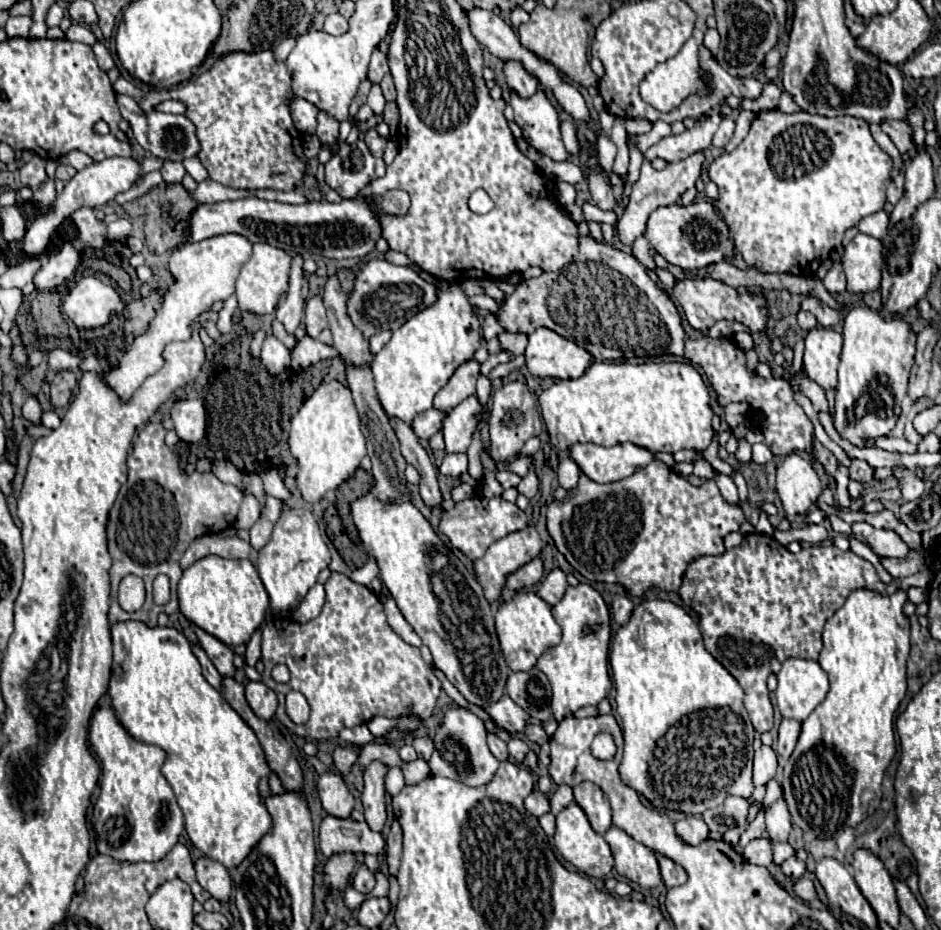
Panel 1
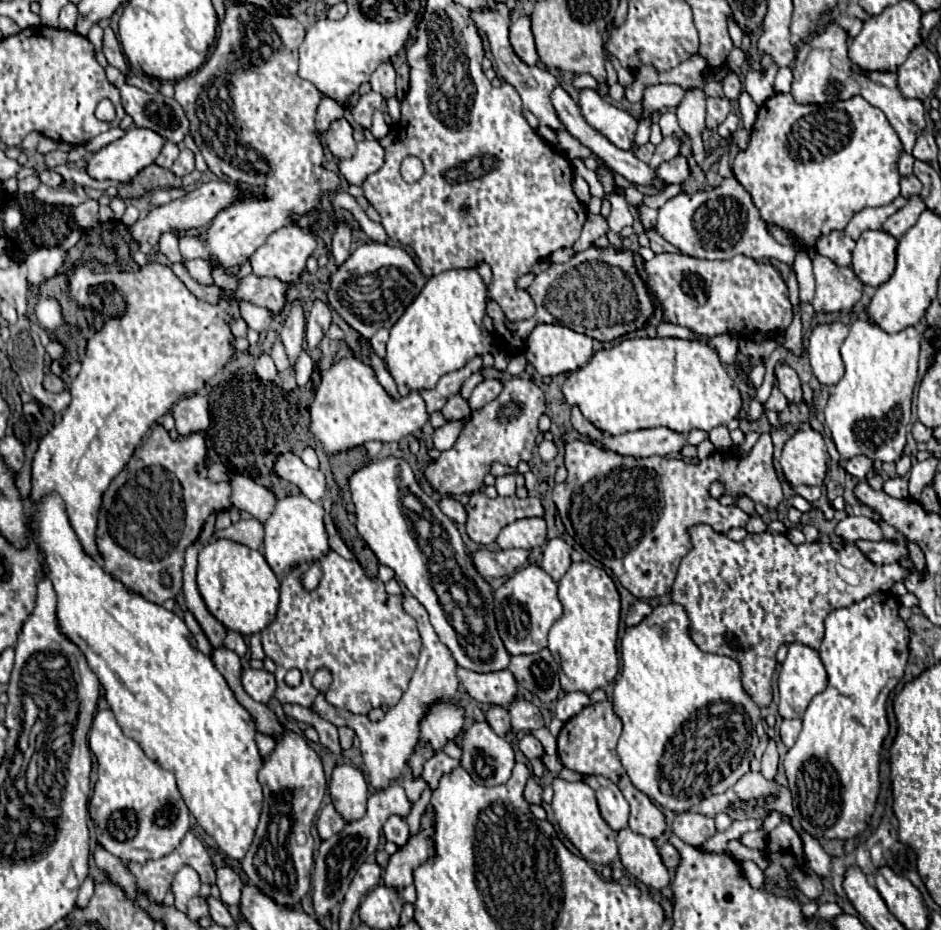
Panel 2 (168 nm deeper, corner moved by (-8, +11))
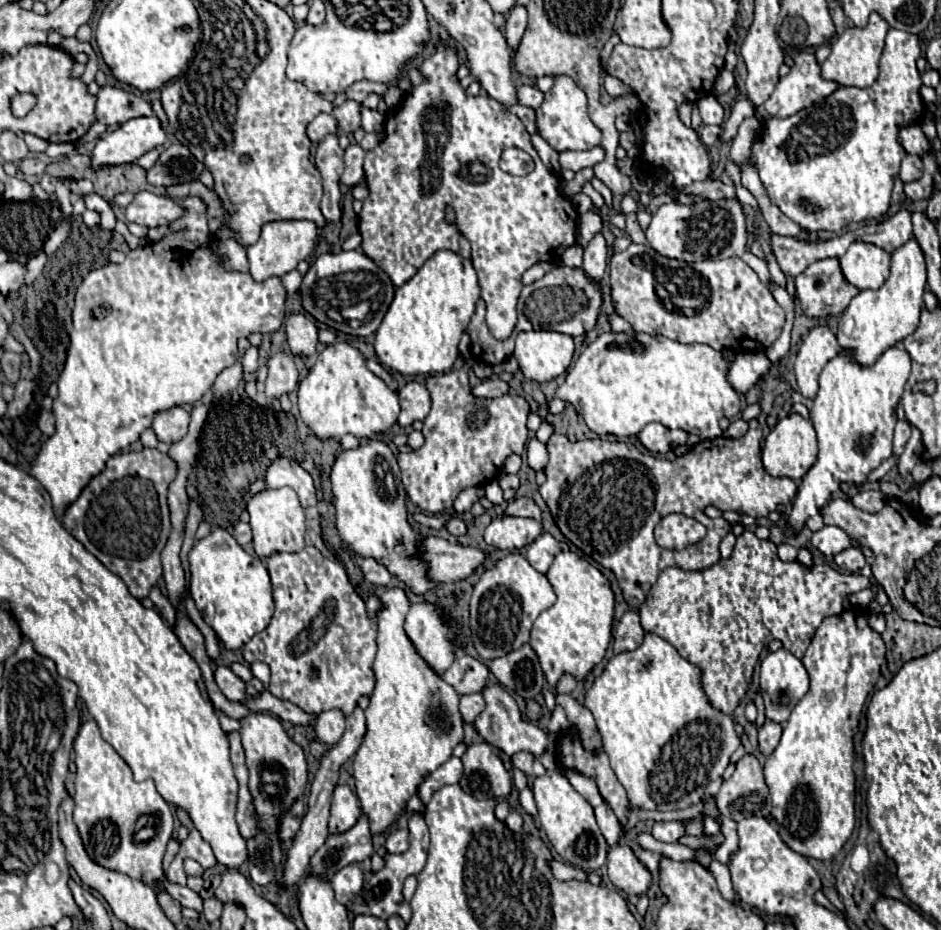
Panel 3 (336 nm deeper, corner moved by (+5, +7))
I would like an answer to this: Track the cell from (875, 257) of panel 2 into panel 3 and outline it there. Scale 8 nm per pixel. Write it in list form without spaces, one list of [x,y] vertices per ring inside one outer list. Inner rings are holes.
[[[851,243],[841,257],[845,279],[857,289],[879,289],[889,277],[891,255],[873,243]]]

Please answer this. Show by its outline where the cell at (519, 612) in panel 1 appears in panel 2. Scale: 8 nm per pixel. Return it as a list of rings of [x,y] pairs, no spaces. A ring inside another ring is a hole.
[[[536,565],[518,569],[496,593],[494,593],[494,615],[498,633],[510,655],[532,655],[542,651],[548,641],[548,631],[562,617],[562,603],[558,599],[558,585],[552,577]]]

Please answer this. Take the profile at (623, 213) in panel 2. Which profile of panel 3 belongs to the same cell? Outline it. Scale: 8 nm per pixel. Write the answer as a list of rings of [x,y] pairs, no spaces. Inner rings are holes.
[[[597,233],[595,239],[589,243],[589,247],[583,253],[583,265],[581,269],[585,271],[585,275],[591,281],[601,281],[603,273],[607,267],[607,247],[605,247],[605,239],[603,233]]]

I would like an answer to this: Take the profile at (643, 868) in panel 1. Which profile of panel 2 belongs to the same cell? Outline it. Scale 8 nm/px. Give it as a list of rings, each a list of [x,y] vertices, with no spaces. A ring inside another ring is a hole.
[[[630,827],[618,831],[618,849],[622,865],[638,881],[652,889],[662,889],[670,881],[670,873],[662,863],[660,851],[652,839],[634,833]]]

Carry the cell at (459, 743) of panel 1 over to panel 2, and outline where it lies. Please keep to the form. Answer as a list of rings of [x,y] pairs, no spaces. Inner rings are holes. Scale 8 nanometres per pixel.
[[[474,721],[468,729],[462,731],[462,737],[458,737],[458,745],[462,749],[462,757],[460,757],[460,765],[470,773],[470,777],[478,783],[478,785],[486,785],[486,787],[494,787],[494,785],[502,785],[510,779],[512,767],[514,767],[514,751],[512,745],[498,737],[488,721]]]

